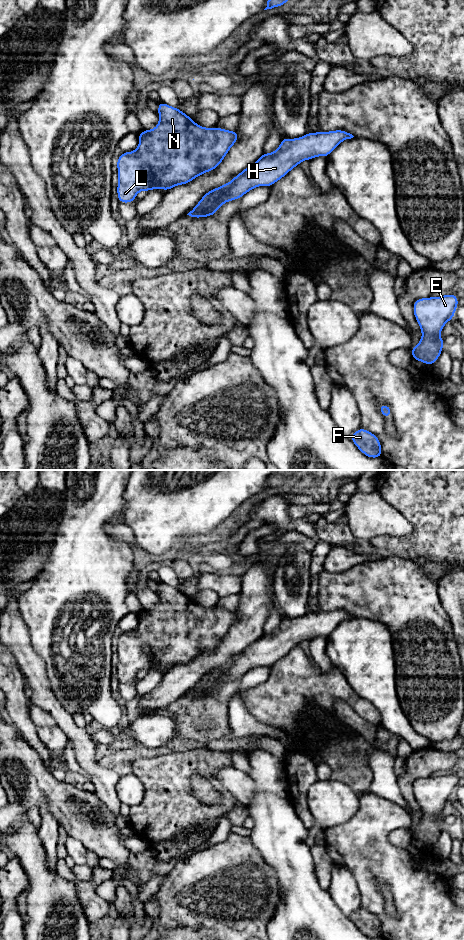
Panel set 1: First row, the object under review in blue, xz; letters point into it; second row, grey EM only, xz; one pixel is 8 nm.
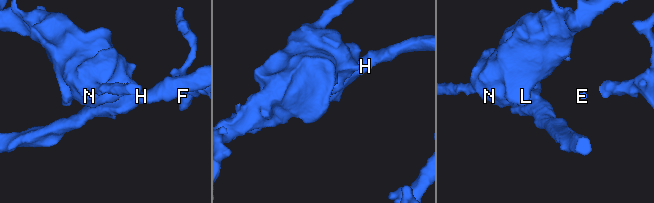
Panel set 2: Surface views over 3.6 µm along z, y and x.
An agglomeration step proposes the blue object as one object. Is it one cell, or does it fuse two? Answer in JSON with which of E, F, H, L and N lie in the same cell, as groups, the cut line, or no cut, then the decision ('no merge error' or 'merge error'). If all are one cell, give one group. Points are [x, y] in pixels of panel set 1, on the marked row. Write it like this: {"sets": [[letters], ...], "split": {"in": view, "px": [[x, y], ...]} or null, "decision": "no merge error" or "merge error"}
{"sets": [["E", "F", "H"], ["L", "N"]], "split": {"in": "xz", "px": [[232, 180], [222, 190], [219, 206]]}, "decision": "merge error"}

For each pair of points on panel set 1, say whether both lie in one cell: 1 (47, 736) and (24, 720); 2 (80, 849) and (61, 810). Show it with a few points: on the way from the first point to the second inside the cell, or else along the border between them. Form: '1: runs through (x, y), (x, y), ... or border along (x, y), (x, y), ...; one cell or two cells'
1: border along (36, 728), (38, 738), (48, 750); two cells
2: border along (69, 835), (77, 838), (87, 849); two cells

